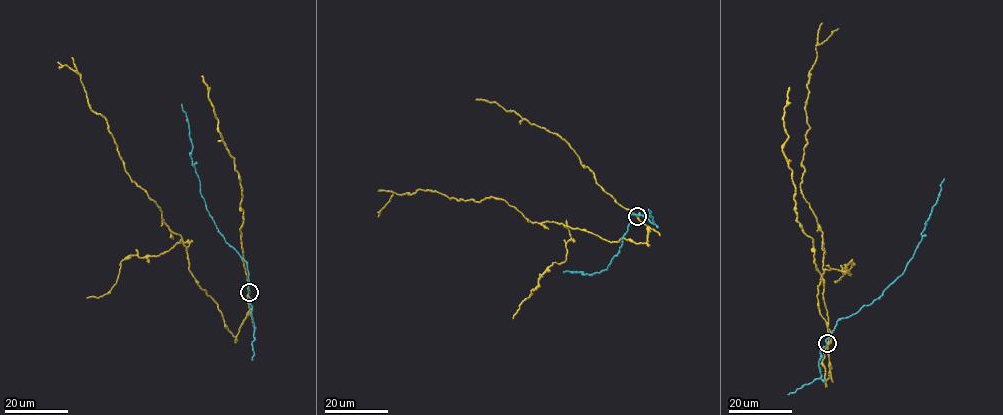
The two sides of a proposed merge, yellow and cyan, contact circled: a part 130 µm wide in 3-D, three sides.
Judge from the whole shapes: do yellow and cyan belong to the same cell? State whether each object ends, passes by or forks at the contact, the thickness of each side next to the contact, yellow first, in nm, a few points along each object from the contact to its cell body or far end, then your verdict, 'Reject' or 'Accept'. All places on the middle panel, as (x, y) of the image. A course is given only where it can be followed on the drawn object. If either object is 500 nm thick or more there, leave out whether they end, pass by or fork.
At the ring yellow passes by. At the ring cyan passes by. Thickness 280 nm (yellow) against 110 nm. Course of yellow: (637, 216), (649, 229), (645, 243), (534, 222), (492, 196), (465, 201), (428, 189), (392, 191), (378, 217). Course of cyan: (637, 216), (629, 213), (630, 223), (619, 252), (606, 269), (592, 275), (581, 271), (563, 272). Reject

